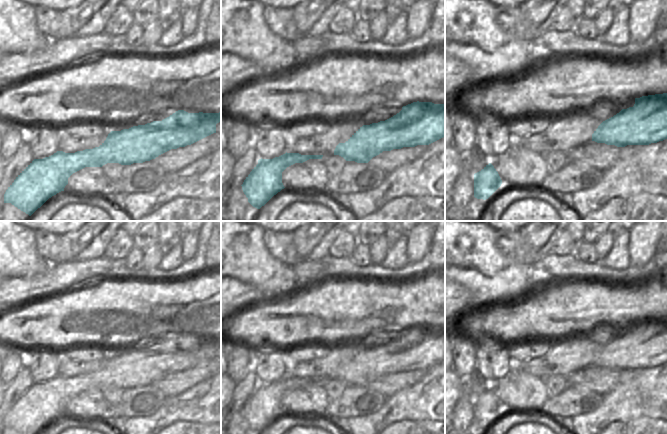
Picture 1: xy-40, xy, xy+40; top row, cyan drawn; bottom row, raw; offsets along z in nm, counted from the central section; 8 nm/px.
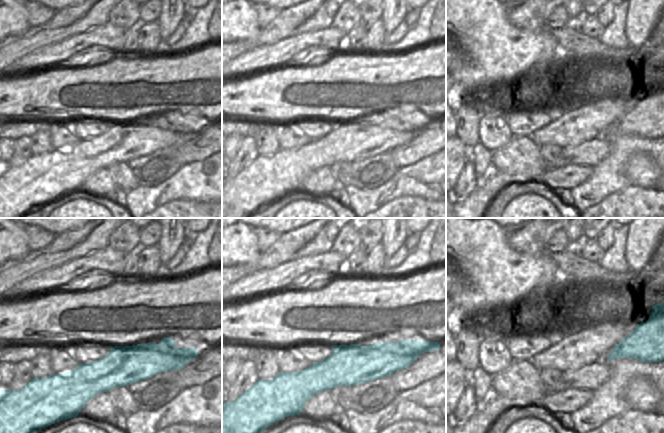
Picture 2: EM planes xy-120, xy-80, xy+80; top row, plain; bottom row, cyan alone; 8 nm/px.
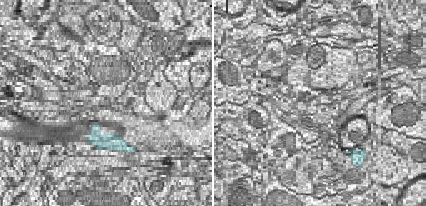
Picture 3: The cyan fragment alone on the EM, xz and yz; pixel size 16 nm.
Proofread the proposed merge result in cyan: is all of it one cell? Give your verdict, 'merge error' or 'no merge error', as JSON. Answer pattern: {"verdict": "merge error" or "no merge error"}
{"verdict": "no merge error"}

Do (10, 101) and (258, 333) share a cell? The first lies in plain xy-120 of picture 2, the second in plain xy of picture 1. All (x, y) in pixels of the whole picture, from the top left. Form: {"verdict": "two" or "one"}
{"verdict": "one"}

